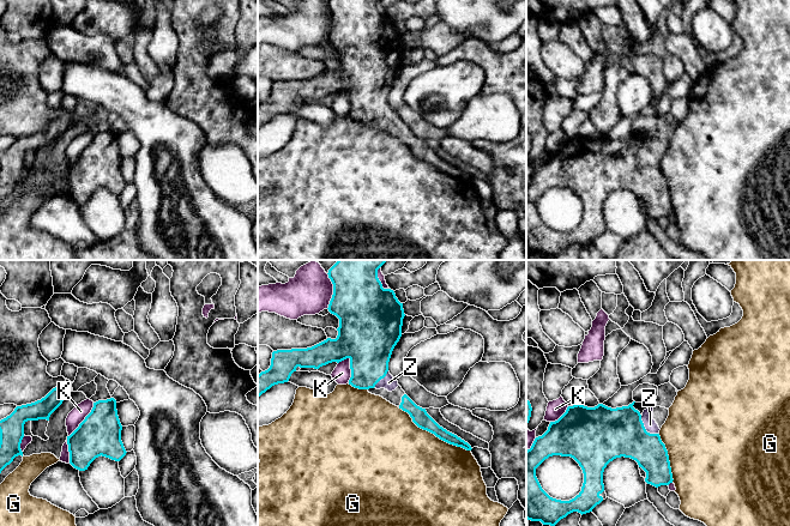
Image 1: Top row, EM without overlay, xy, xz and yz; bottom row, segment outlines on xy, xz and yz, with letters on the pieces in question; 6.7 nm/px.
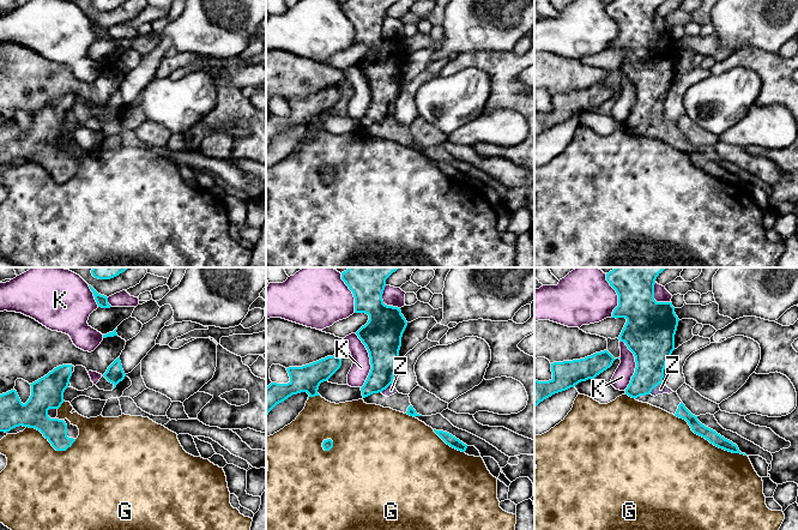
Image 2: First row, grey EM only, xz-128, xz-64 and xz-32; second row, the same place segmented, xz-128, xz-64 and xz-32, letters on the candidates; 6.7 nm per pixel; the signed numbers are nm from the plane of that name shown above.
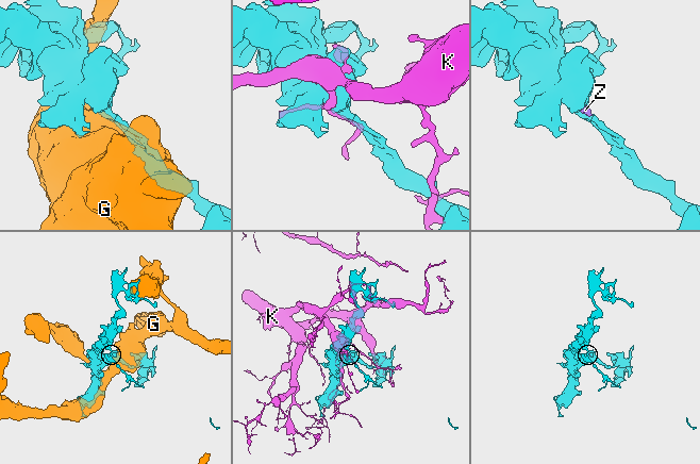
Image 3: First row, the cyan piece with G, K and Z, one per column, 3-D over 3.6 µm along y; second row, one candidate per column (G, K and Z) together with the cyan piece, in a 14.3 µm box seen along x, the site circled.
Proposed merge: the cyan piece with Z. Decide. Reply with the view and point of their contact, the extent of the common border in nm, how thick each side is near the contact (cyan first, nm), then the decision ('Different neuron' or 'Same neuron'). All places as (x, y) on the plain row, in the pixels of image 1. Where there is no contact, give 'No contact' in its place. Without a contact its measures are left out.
Touches cyan at yz (645, 161). Shared border 180 nm. Thickness 340 nm (cyan) against 90 nm. Same neuron

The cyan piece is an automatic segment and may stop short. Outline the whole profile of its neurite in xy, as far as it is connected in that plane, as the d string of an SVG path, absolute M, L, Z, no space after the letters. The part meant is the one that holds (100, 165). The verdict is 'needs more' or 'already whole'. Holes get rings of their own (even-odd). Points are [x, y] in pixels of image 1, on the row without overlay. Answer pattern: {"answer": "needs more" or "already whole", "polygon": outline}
{"answer": "already whole", "polygon": "M110 129L94 134L91 144L67 168L70 195L85 202L101 187L120 193L127 185L121 173L121 162L116 132Z"}

